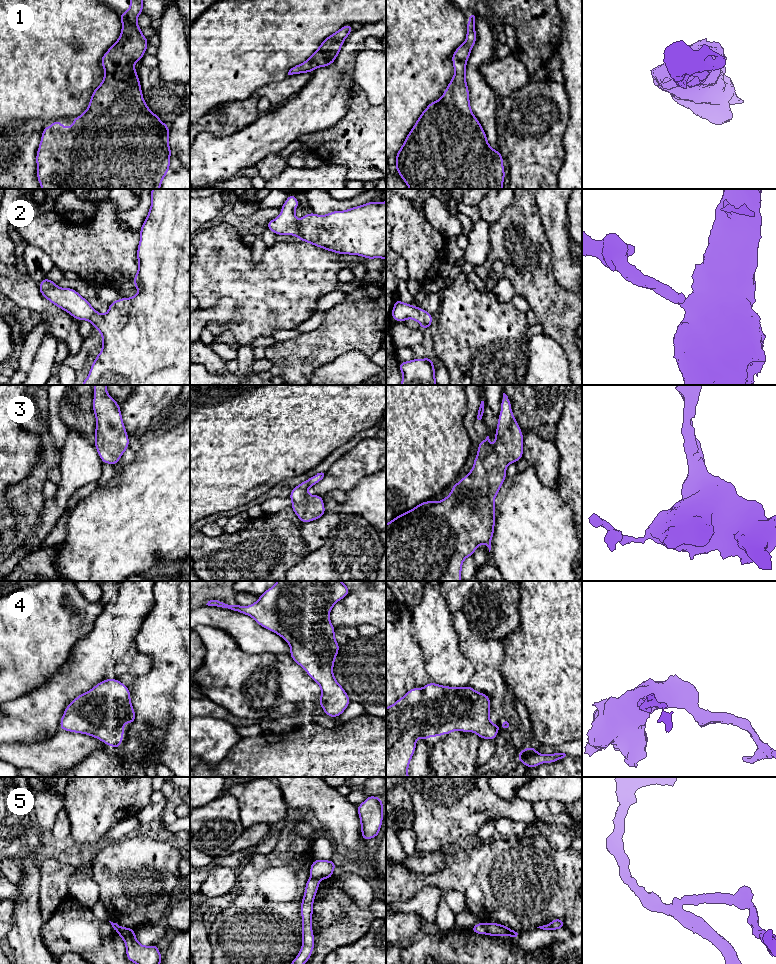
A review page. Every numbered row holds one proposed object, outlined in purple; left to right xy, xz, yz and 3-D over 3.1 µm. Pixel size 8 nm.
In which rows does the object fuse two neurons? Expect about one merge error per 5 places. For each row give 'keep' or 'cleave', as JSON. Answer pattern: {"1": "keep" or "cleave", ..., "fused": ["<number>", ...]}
{"1": "keep", "2": "keep", "3": "keep", "4": "keep", "5": "cleave", "fused": ["5"]}

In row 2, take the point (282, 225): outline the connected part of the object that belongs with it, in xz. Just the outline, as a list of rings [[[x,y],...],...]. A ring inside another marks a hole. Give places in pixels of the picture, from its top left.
[[[294,194],[288,195],[281,207],[280,215],[267,222],[267,229],[276,235],[297,236],[300,241],[308,242],[337,254],[386,260],[386,201],[381,203],[370,201],[361,206],[344,211],[332,211],[326,215],[317,215],[311,212],[298,221],[295,216],[295,209],[299,206],[299,203]]]

